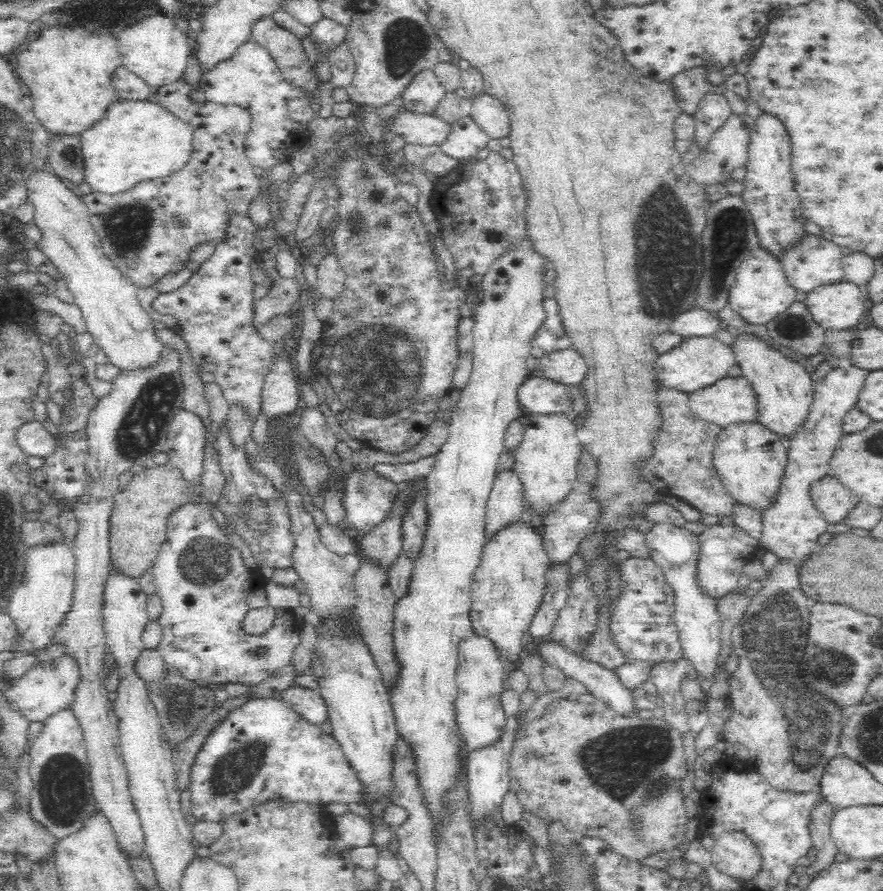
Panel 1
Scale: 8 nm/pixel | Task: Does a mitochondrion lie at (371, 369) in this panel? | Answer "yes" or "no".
yes

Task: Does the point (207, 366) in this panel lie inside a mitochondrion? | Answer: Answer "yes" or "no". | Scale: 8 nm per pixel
no

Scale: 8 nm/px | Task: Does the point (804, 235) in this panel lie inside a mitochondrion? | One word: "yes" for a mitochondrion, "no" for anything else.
no

